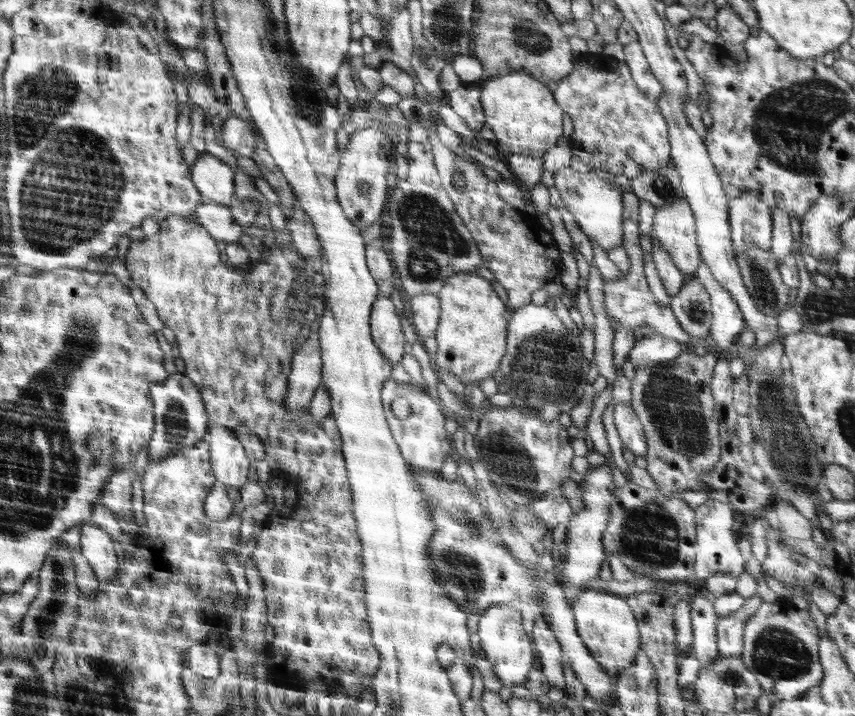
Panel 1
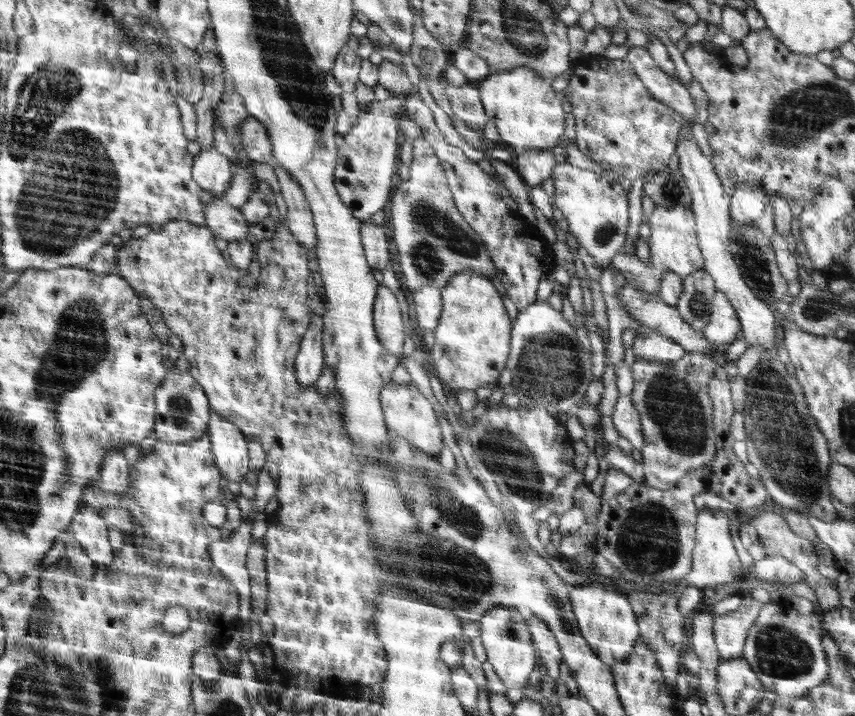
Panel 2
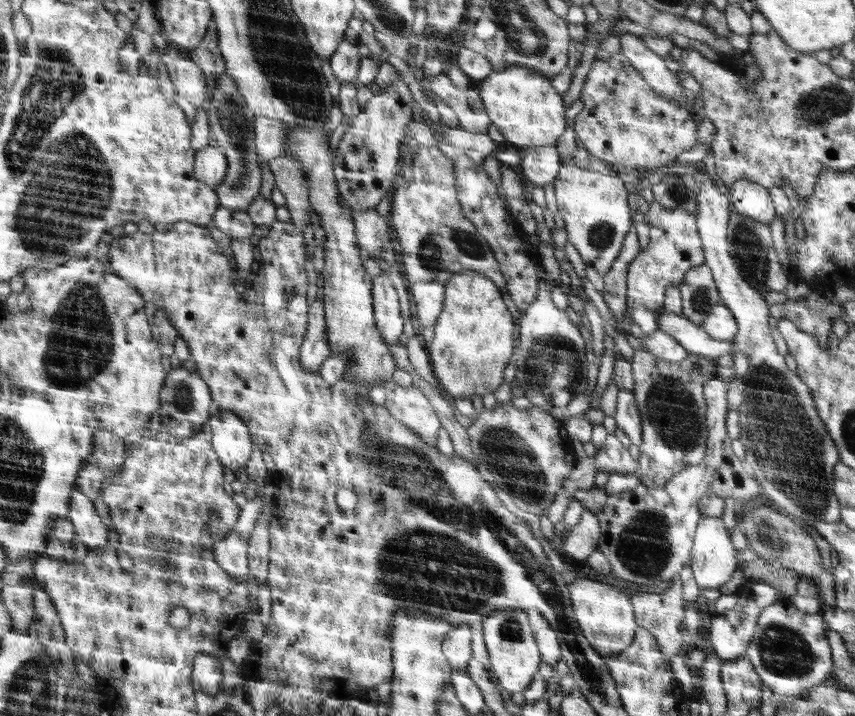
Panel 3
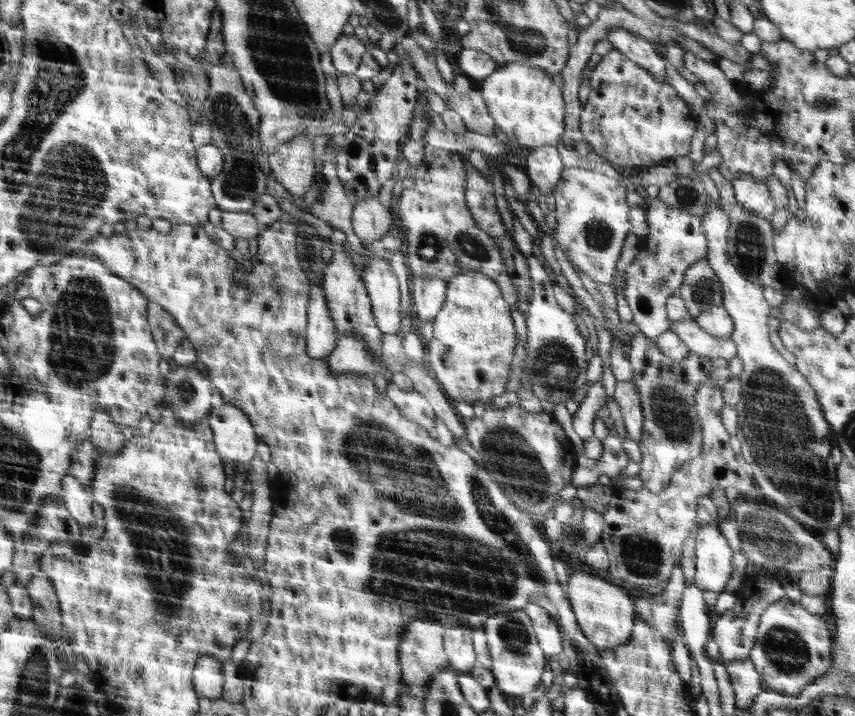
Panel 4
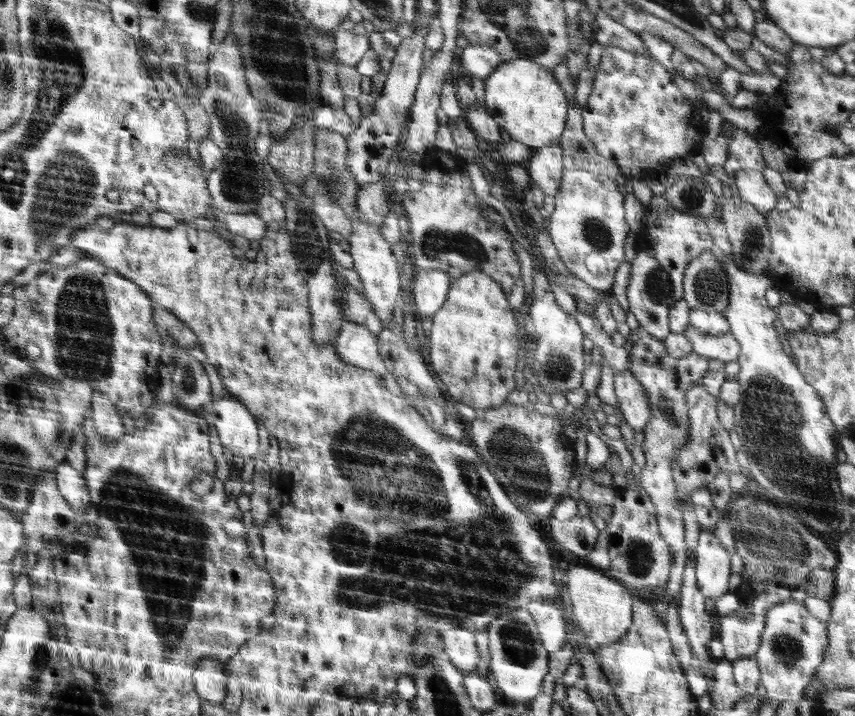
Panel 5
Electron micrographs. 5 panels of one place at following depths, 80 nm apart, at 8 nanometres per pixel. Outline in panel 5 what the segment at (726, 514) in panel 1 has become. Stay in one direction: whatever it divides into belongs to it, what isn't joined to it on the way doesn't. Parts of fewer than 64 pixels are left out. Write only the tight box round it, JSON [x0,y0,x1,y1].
[695,529,730,598]

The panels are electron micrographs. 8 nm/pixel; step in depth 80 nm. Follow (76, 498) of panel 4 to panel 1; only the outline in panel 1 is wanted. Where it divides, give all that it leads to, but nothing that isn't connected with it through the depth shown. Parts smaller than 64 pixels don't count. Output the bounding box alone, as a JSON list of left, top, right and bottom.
[80,520,118,584]

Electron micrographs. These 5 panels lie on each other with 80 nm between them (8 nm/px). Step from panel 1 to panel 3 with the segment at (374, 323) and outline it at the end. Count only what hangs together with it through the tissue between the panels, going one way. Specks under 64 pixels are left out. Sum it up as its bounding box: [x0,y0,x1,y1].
[372,273,402,344]

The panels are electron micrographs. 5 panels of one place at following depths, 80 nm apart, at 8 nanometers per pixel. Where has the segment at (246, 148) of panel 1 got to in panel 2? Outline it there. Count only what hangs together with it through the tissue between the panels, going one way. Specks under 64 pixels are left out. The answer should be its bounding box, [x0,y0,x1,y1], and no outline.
[239,117,275,163]

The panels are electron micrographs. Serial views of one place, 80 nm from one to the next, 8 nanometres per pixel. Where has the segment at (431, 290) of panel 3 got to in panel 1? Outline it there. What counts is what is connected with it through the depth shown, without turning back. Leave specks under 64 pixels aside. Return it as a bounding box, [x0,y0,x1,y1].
[409,294,442,340]

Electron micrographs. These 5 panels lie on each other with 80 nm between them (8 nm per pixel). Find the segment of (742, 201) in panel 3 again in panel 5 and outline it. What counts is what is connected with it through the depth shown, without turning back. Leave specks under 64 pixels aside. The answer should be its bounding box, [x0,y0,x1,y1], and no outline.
[734,171,779,215]

